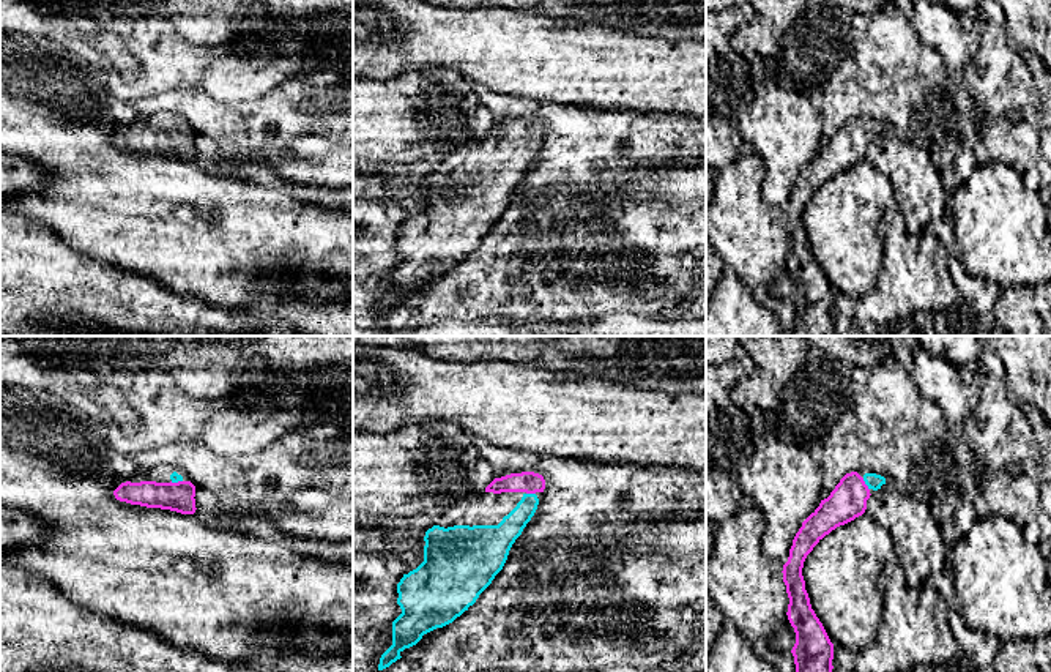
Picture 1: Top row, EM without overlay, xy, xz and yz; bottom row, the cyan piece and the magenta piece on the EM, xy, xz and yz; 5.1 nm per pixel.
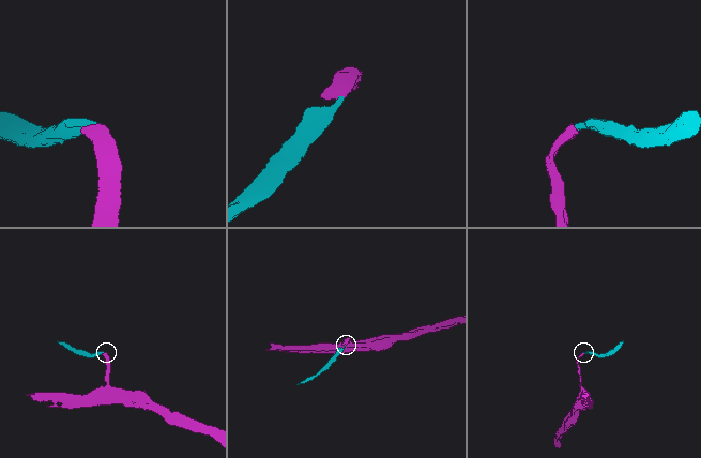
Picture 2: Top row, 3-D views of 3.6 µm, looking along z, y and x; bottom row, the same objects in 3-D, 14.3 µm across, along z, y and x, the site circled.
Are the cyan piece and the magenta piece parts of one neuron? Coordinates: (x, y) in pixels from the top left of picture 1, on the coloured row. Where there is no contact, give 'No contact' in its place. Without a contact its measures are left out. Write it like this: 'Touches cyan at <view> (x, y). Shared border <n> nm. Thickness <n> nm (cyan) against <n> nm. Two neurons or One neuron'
Touches cyan at yz (865, 483). Shared border 70 nm. Thickness 80 nm (cyan) against 190 nm. One neuron

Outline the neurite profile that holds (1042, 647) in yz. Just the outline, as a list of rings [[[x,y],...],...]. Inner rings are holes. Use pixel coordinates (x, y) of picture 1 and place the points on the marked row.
[[[1051,634],[1035,640],[1013,639],[1001,644],[996,672],[1051,672]]]

